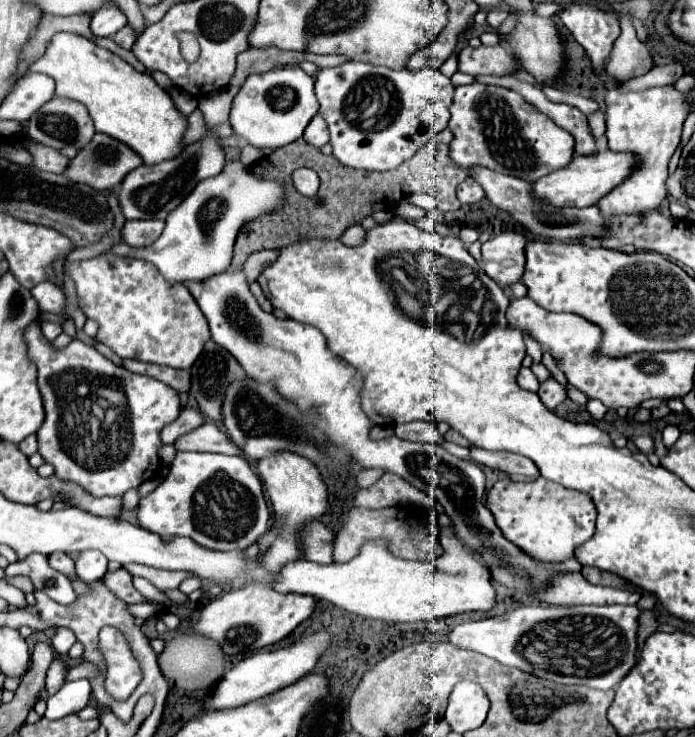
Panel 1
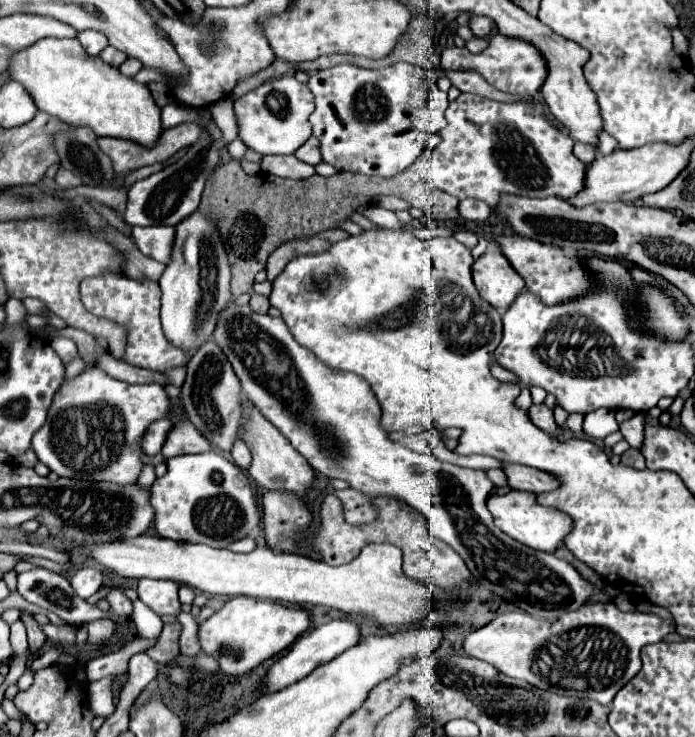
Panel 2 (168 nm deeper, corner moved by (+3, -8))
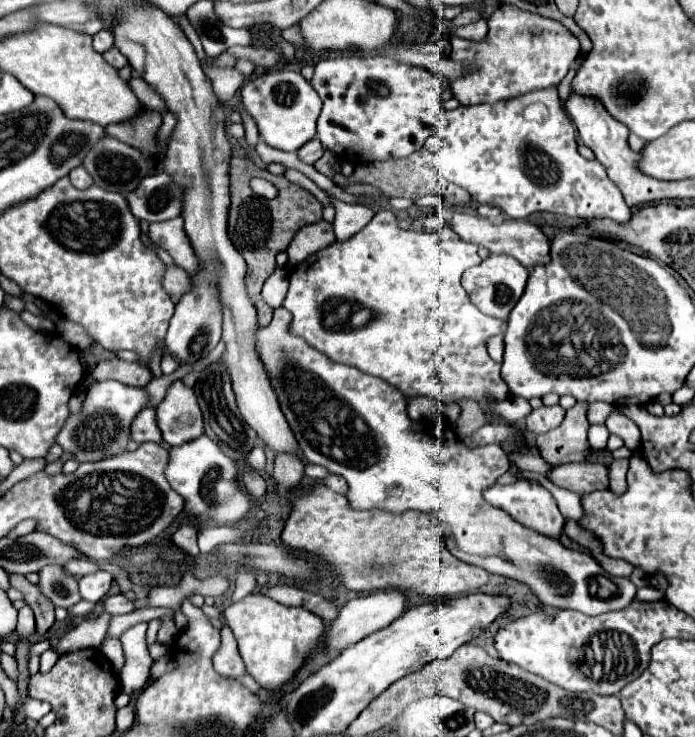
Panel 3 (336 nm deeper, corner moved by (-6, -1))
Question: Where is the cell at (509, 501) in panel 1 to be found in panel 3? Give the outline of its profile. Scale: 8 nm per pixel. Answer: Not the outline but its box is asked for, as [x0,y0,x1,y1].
[483,479,565,539]

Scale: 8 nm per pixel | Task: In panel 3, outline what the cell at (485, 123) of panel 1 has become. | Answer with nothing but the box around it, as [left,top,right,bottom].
[433,87,631,223]

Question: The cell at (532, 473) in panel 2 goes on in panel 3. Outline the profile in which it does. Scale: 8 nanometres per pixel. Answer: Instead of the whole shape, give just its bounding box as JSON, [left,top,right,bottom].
[547,461,609,495]

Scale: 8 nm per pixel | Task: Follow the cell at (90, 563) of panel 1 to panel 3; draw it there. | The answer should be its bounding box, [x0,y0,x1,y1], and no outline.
[79,571,113,601]

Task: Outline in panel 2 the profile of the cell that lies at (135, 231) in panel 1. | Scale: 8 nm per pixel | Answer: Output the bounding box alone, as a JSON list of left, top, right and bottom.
[132,226,176,262]

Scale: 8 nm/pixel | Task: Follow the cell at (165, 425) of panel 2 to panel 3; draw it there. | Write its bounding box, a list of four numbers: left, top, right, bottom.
[131,407,161,443]

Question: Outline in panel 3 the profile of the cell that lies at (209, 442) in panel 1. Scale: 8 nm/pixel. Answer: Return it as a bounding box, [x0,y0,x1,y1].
[157,381,203,447]

